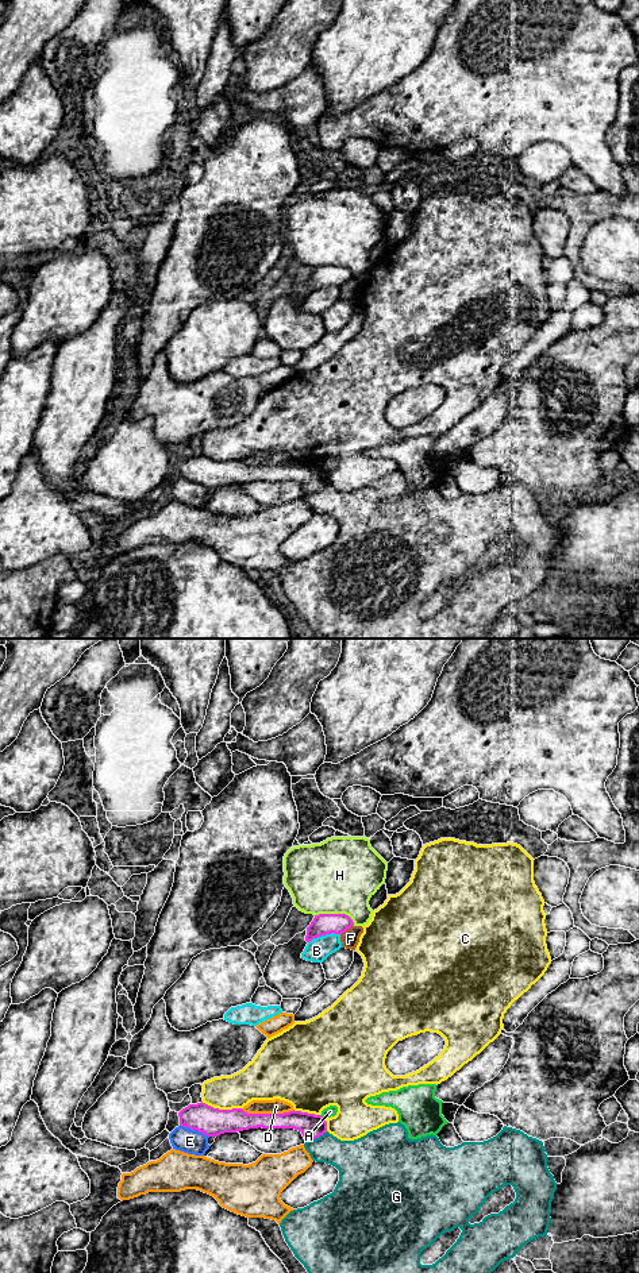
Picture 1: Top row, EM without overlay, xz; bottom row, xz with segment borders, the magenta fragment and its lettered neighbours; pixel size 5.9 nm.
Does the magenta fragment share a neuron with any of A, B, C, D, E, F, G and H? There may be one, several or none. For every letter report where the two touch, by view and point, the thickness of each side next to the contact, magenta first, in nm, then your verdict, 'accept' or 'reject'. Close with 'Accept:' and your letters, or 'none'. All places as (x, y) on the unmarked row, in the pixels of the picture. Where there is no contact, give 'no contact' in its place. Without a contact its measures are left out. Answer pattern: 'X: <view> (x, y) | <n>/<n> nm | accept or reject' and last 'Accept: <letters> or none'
A: xz (323, 469) | 150/70 nm | accept
B: xz (323, 286) | 130/140 nm | reject
C: xz (222, 462) | 170/200 nm | reject
D: xz (268, 466) | 140/90 nm | reject
E: xz (195, 481) | 170/140 nm | reject
F: xz (346, 281) | 130/110 nm | reject
G: xz (316, 489) | 150/220 nm | reject
H: xz (337, 266) | 130/460 nm | reject
Accept: A

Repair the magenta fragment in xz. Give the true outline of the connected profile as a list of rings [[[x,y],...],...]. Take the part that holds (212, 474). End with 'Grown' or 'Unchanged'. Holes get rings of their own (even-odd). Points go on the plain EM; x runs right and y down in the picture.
[[[205,455],[189,456],[178,464],[180,477],[197,482],[207,489],[236,485],[249,481],[295,481],[305,494],[327,485],[327,470],[335,468],[336,458],[330,458],[320,467],[289,463],[284,466],[247,466],[242,460],[219,462]]]. Grown

